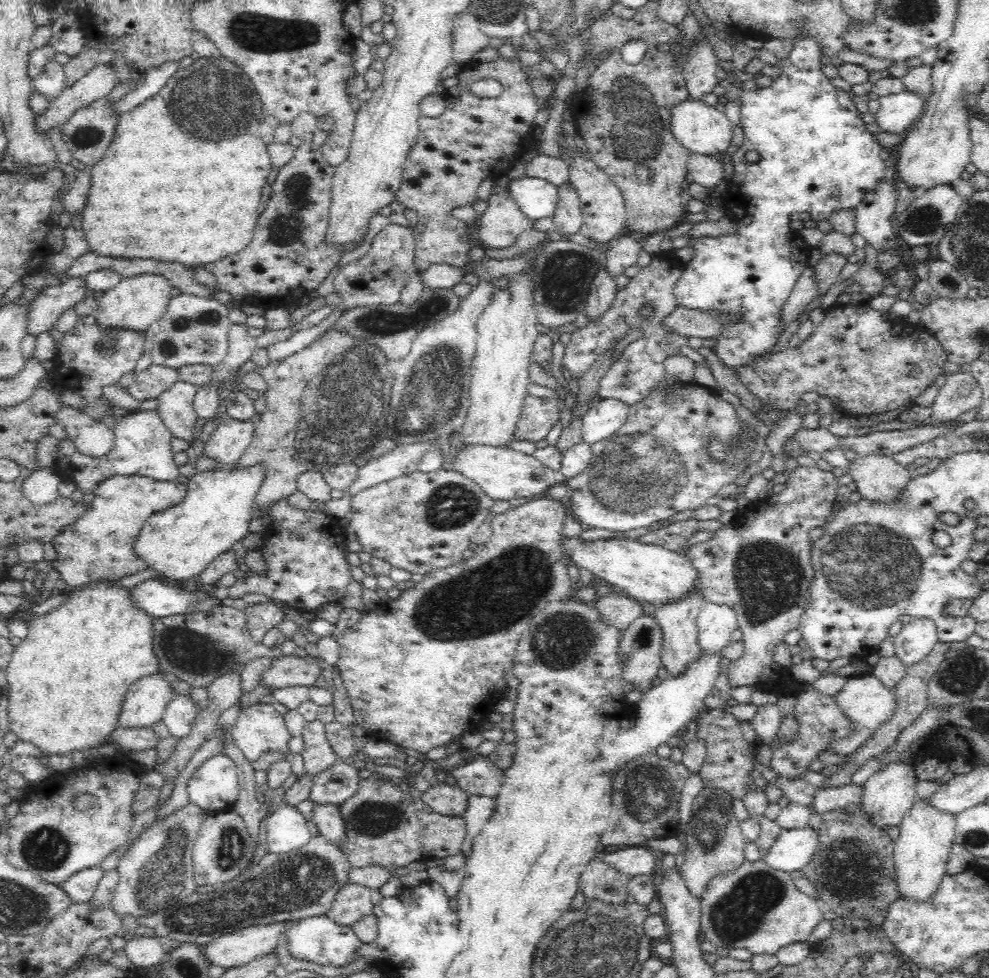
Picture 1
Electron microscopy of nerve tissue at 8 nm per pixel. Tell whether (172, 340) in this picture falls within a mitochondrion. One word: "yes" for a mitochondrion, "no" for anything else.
yes

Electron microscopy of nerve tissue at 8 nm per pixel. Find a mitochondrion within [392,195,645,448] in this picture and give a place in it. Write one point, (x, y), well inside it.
(565, 275)

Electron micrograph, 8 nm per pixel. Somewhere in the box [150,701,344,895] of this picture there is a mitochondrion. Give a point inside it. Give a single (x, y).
(231, 851)

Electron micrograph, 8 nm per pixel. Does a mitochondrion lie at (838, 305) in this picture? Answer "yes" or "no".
no

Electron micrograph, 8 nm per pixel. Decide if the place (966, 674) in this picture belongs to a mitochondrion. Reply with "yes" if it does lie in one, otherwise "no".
yes

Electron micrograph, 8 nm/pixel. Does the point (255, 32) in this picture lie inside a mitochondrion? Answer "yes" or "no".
yes

